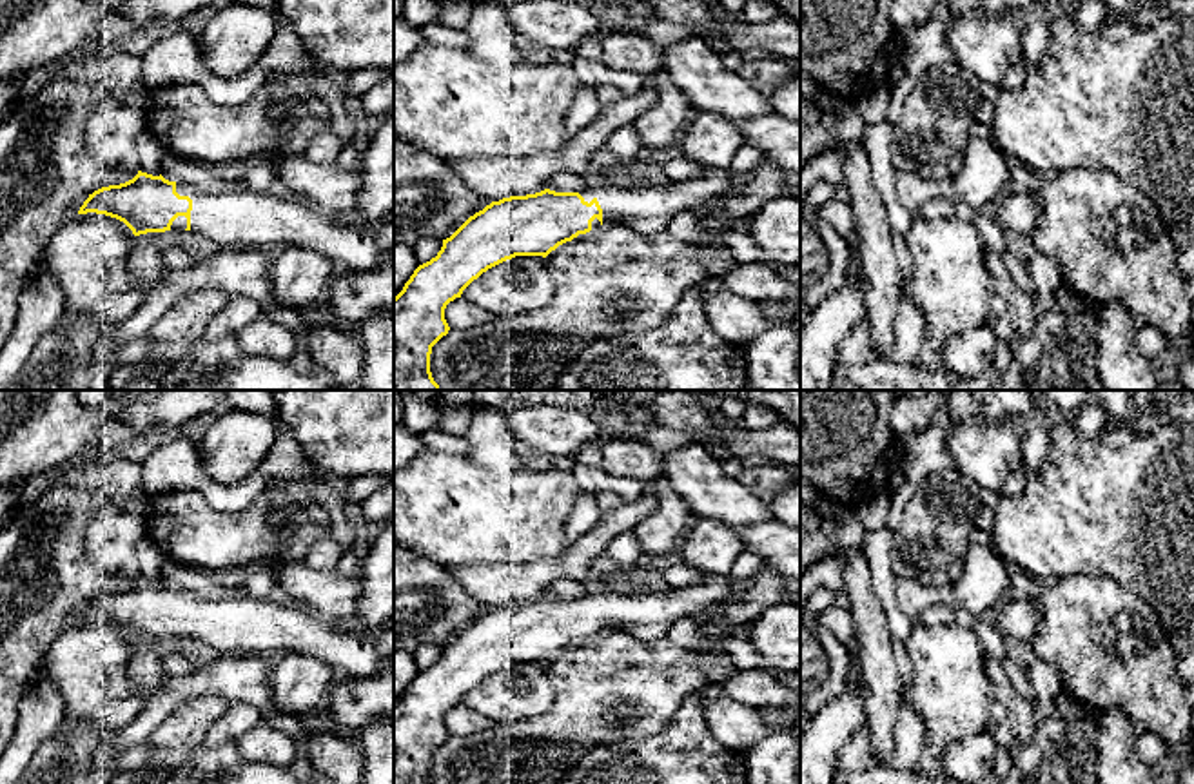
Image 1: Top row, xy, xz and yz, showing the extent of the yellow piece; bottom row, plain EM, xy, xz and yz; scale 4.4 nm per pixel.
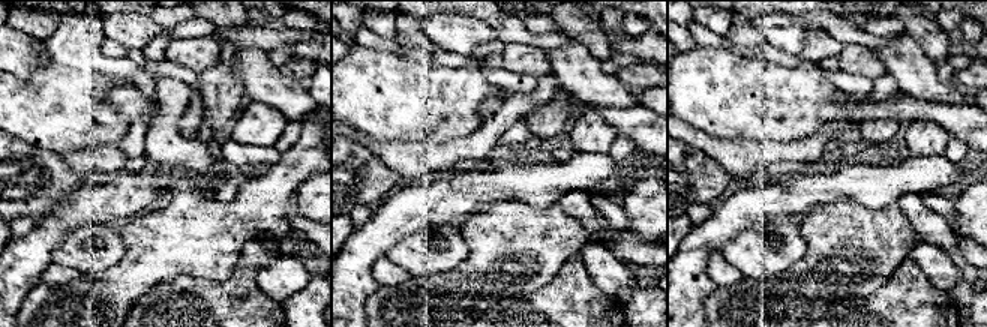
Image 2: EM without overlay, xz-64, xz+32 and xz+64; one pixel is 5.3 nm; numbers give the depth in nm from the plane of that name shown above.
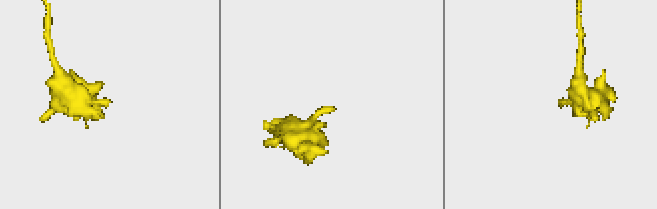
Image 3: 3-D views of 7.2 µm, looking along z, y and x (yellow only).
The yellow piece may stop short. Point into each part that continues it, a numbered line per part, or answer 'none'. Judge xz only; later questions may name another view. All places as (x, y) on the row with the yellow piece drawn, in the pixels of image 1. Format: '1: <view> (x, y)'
1: xz (646, 205)

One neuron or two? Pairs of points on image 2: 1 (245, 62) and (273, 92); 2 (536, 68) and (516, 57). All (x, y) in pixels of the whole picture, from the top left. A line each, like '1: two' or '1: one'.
1: one
2: one

